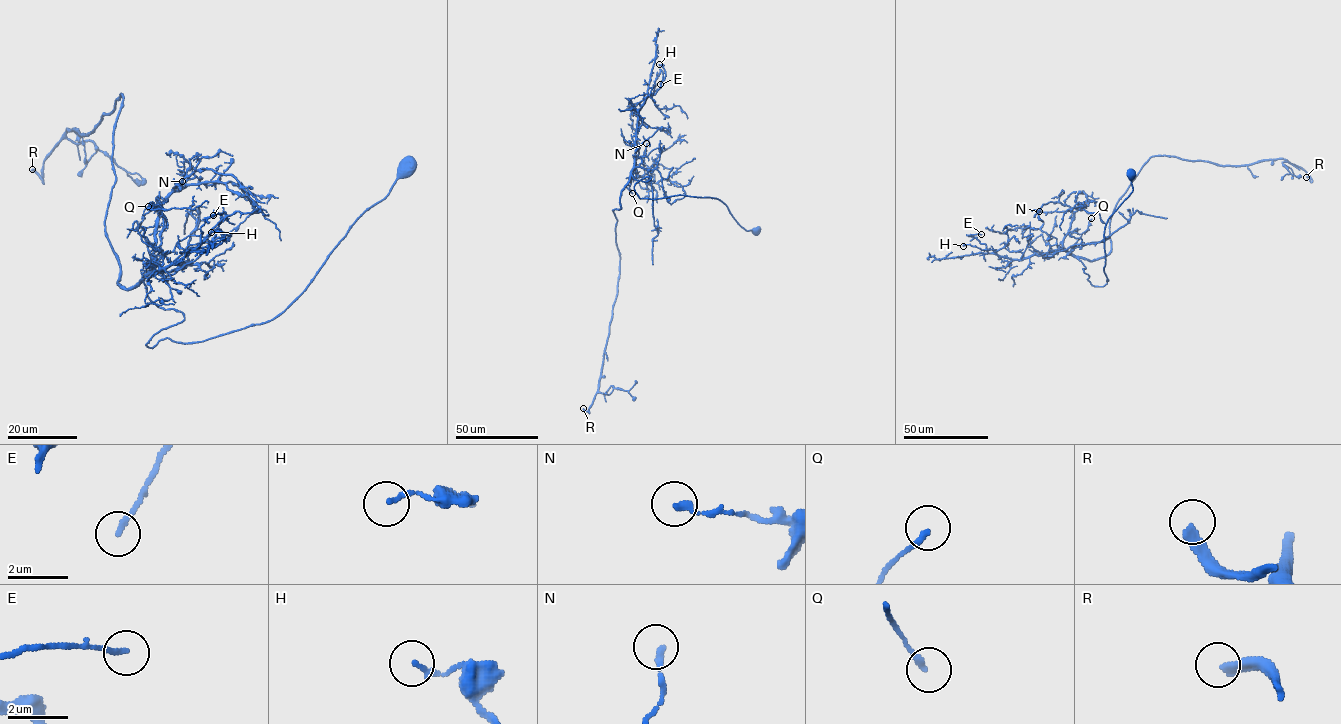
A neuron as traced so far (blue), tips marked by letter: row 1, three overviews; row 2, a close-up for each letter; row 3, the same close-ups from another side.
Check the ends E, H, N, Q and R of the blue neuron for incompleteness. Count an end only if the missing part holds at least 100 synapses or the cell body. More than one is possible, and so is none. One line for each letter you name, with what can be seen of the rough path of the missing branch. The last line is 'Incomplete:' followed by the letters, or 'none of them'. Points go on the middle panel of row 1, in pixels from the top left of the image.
R: (583, 408), (585, 390), (575, 395), (568, 410)
Incomplete: R

